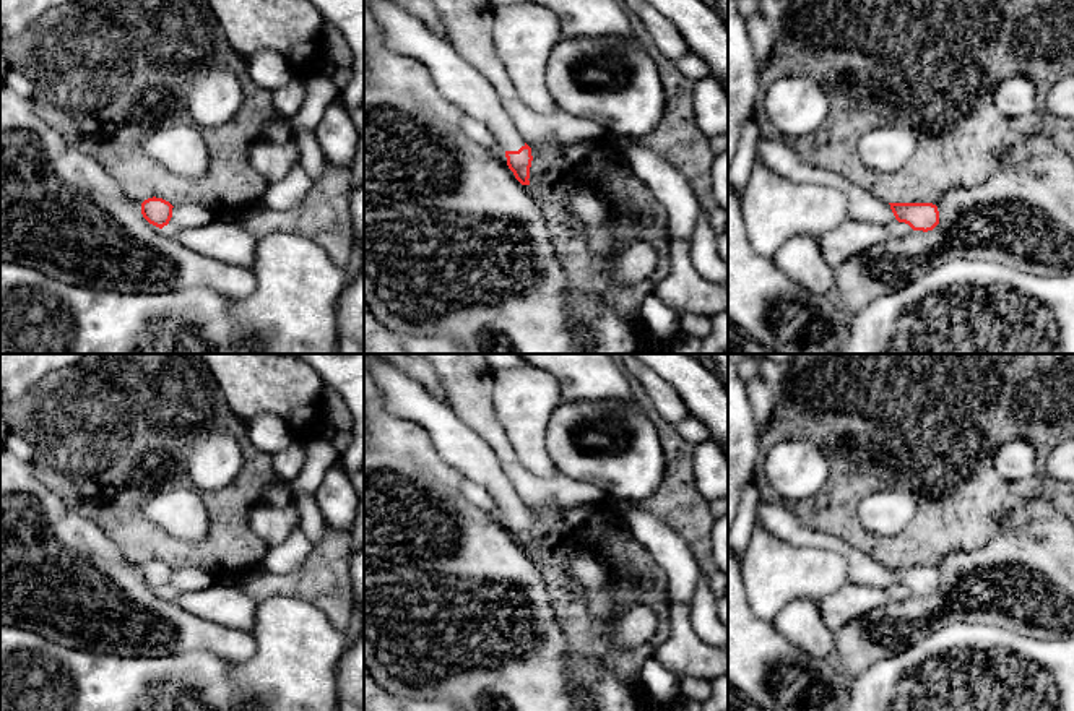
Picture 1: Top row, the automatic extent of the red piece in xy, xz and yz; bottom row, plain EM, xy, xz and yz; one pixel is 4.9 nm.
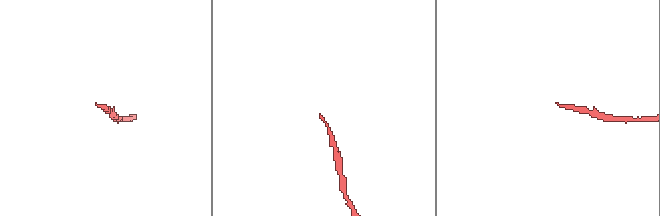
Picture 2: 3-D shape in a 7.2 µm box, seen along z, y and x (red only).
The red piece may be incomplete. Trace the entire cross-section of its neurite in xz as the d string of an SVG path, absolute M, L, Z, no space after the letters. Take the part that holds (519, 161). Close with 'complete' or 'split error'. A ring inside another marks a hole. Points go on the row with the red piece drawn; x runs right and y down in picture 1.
M369 0L385 45L426 65L439 93L466 115L483 122L505 149L507 166L522 185L530 185L531 148L517 131L491 81L418 16L393 0Z; split error

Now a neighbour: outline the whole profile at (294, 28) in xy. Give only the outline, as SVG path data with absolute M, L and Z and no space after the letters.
M206 0L229 44L244 57L276 50L297 78L318 73L327 28L309 0Z

